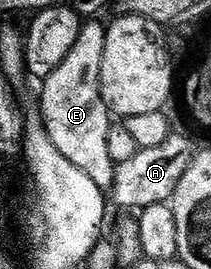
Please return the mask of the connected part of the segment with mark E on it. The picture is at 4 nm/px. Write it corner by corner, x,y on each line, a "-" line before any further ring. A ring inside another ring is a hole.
88,21
81,26
78,41
74,41
74,49
66,56
66,61
54,69
42,80
44,87
40,91
40,115
44,131
50,137
54,149
70,161
70,165
78,165
94,185
101,189
111,188
114,181
116,165
110,161
110,152
106,146
106,133
110,133
110,125
114,121
100,88
102,73
102,49
104,48
105,24
100,21

